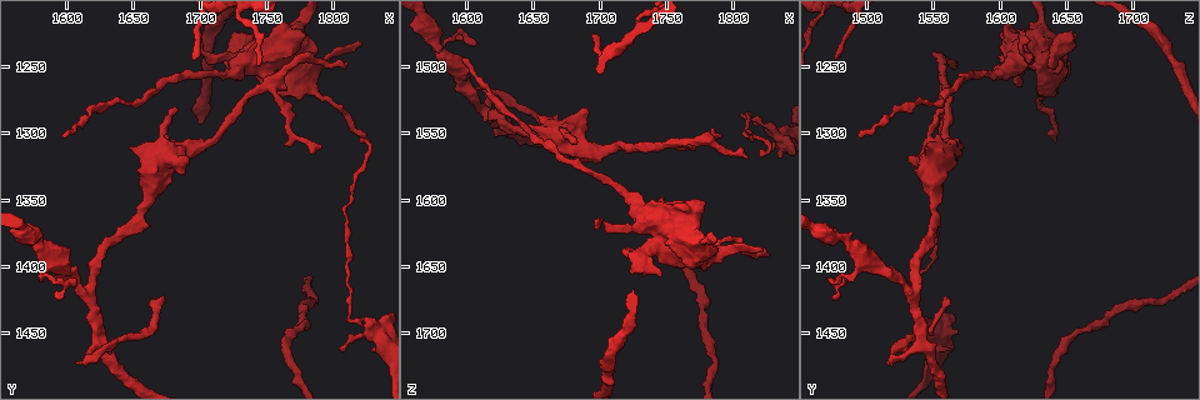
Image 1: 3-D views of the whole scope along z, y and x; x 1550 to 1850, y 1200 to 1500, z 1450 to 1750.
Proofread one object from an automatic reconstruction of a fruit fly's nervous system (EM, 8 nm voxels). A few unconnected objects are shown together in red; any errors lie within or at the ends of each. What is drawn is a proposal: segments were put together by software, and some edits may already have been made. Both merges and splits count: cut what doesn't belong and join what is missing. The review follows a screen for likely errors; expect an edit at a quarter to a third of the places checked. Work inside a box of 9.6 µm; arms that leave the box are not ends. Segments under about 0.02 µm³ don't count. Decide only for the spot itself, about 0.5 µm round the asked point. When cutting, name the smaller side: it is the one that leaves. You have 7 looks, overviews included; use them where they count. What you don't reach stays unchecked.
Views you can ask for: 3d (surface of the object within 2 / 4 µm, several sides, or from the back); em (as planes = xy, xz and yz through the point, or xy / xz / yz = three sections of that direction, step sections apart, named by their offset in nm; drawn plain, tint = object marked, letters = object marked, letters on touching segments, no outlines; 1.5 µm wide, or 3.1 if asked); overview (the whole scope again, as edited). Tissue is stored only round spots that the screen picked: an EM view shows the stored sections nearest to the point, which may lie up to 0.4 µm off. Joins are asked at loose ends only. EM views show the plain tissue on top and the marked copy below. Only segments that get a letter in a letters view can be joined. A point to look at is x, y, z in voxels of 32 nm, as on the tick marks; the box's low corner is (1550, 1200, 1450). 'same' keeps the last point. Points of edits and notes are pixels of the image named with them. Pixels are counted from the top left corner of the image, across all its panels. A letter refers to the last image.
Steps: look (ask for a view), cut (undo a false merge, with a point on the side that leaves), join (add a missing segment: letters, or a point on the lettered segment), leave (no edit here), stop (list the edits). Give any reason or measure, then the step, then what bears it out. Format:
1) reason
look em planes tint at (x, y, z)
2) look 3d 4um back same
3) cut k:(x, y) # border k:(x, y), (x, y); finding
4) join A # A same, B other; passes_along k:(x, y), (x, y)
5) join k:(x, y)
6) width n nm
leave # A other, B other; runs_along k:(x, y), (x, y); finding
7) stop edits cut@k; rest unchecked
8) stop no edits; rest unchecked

free end
look em yz step 8 letters at (1696, 1224, 1614)

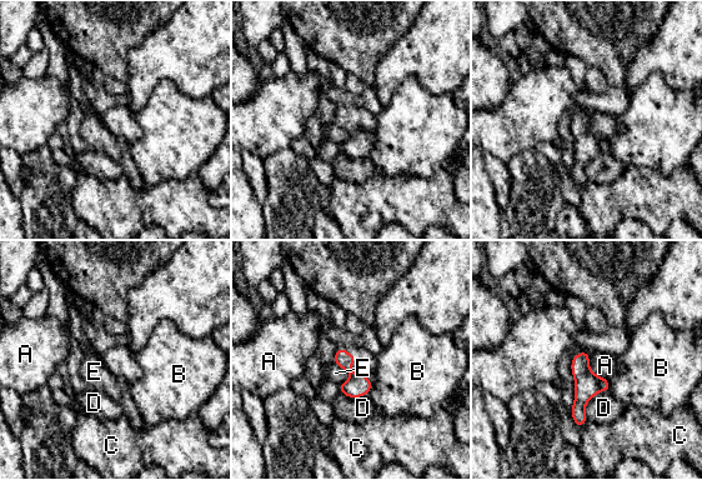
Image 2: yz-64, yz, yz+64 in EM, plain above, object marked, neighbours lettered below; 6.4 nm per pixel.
width 110 nm
leave # A other, B other, C other, D other, E other; runs_along 2:(583, 355), (578, 423); none of them fits

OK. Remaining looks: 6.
thin end
look em yz step 8 letters at (1822, 1234, 1638)

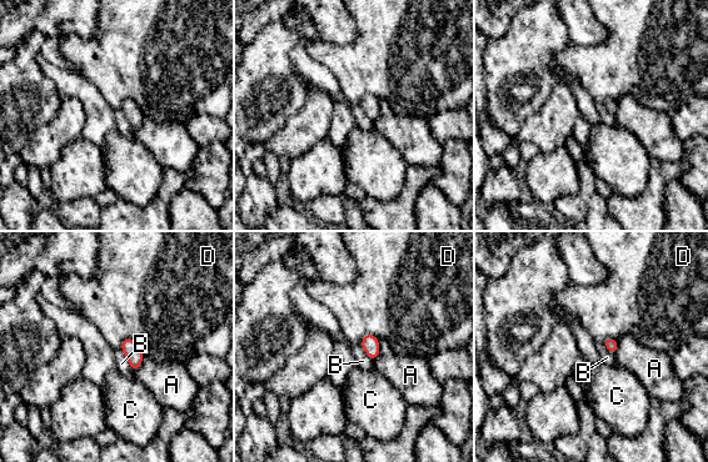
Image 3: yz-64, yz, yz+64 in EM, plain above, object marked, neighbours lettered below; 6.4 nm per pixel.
look em planes letters same

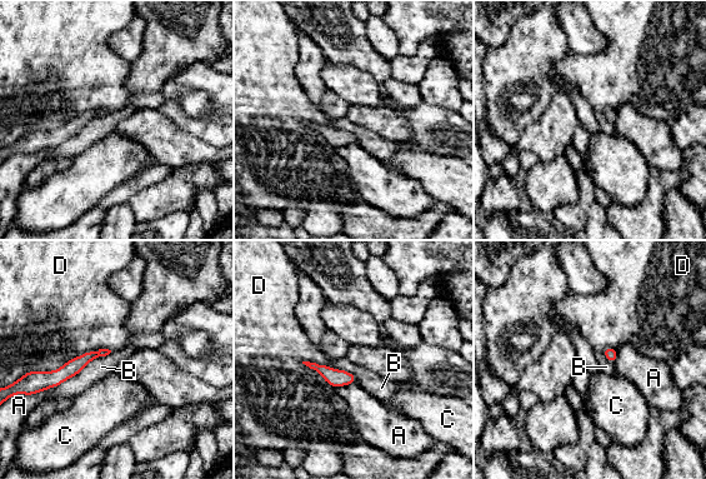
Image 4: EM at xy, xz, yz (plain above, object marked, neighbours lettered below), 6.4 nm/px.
leave # A other, B other, C other, D other; runs_along 4:(105, 352), (89, 355), (51, 384); none of them fits

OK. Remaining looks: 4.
free end
look em yz step 8 tint at (1748, 1262, 1632)

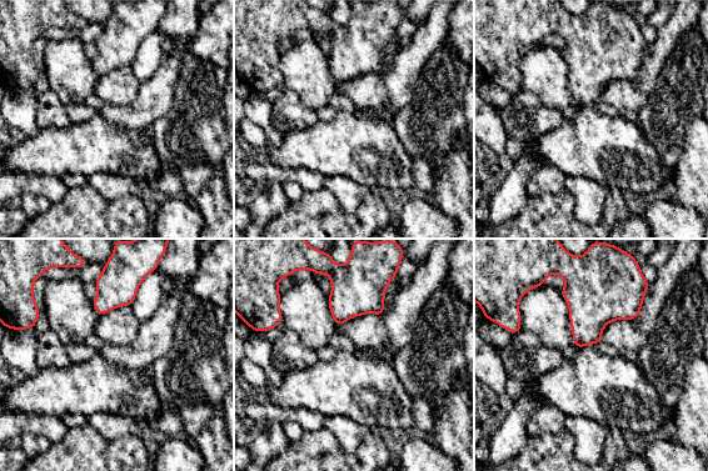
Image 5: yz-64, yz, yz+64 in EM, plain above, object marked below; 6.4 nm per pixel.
another direction
look em xz step 4 letters same

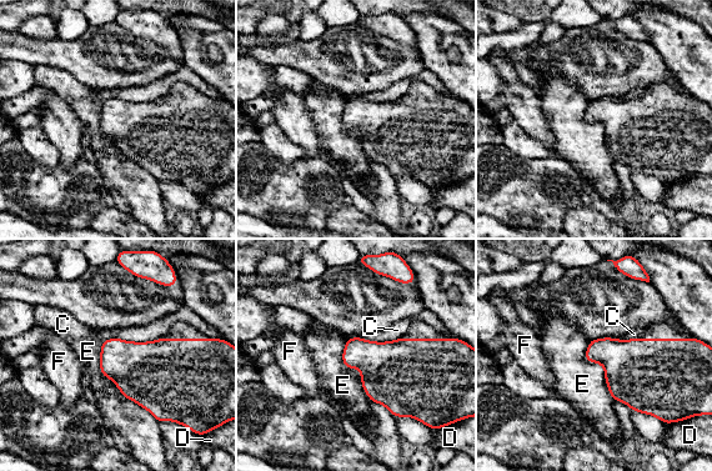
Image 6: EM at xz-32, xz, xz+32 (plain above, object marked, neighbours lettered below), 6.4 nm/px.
longest_contact E 420 nm
leave # C other, D other, E other, F other; none of them fits

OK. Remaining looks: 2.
stop no edits; rest unchecked

